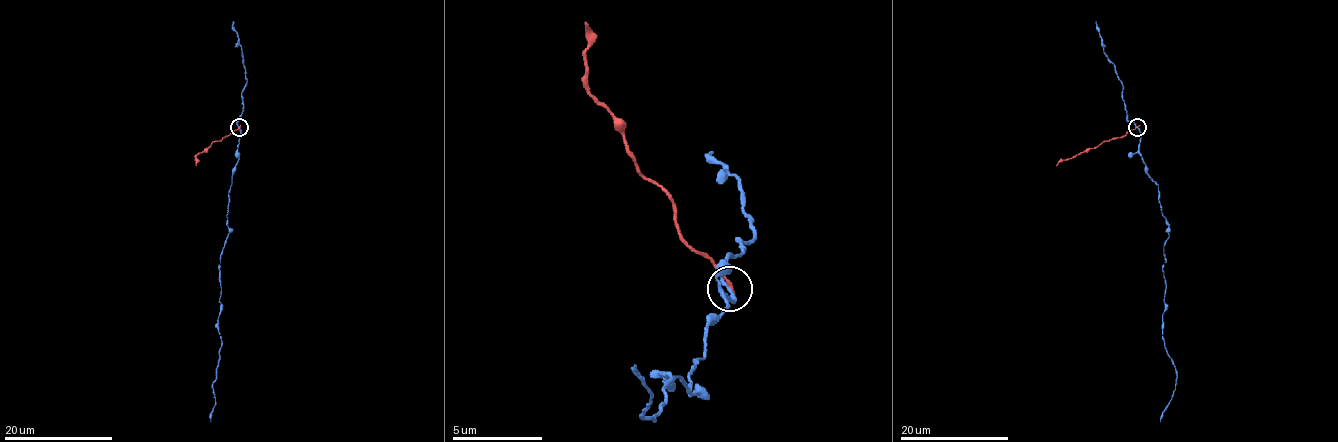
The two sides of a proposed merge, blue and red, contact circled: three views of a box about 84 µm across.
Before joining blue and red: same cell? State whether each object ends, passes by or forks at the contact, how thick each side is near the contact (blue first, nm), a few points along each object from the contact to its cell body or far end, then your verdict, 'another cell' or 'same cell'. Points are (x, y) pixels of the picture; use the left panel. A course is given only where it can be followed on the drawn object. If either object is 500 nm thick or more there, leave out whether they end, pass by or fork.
blue passes by; red ends there; 190 nm thick on the blue side, 190 nm on the other; blue runs (238, 127), (238, 160), (228, 210), (229, 234), (219, 264), (219, 355), (210, 422); red runs (238, 127), (196, 154), (195, 165); same cell

